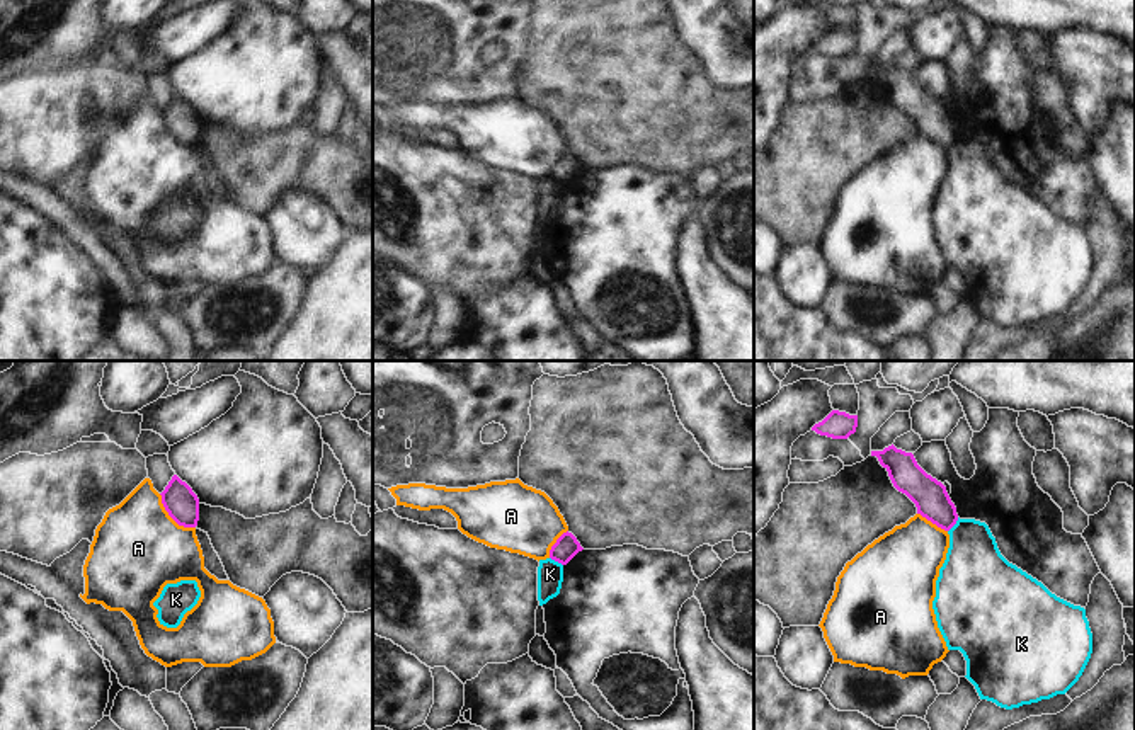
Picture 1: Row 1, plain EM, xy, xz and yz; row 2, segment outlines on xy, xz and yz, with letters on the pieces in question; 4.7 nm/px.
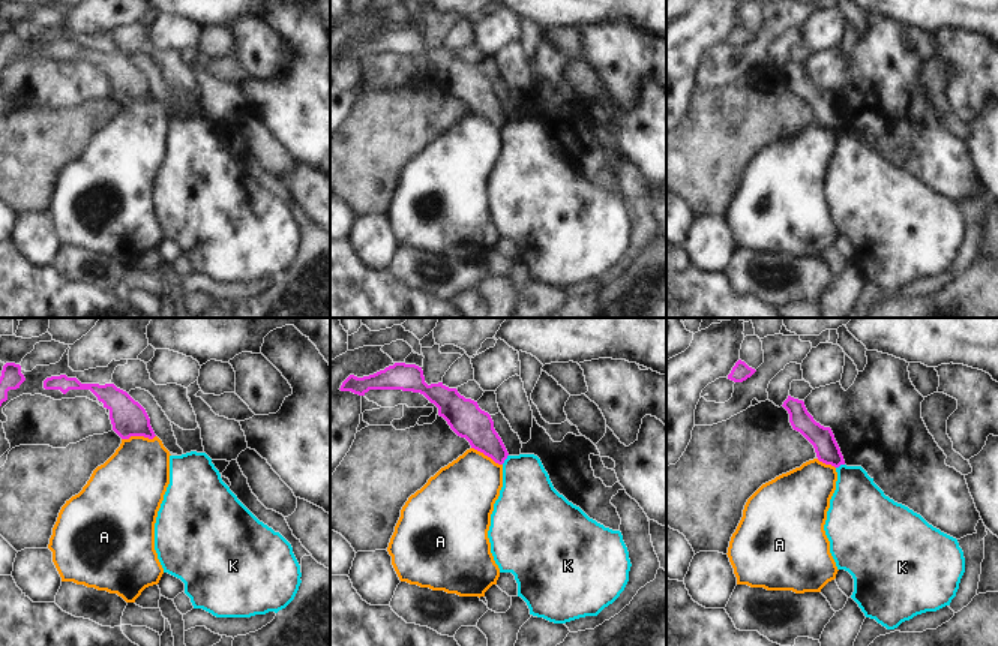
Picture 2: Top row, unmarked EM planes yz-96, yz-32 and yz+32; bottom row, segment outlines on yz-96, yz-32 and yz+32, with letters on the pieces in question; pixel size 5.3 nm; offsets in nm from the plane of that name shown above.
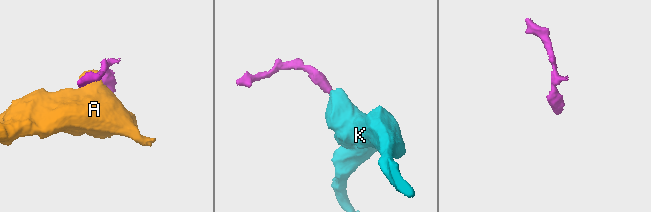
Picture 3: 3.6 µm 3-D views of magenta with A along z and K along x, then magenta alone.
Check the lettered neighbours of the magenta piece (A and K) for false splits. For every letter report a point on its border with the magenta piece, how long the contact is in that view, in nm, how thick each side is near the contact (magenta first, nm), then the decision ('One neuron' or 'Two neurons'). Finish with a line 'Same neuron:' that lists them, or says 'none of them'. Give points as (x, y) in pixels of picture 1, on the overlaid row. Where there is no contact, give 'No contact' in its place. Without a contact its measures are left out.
A: Touches magenta at xy (172, 518). Shared border 240 nm. Thickness 160 nm (magenta) against 420 nm. Two neurons
K: Touches magenta at yz (955, 523). Shared border 90 nm. Thickness 160 nm (magenta) against 300 nm. Two neurons
Same neuron: none of them

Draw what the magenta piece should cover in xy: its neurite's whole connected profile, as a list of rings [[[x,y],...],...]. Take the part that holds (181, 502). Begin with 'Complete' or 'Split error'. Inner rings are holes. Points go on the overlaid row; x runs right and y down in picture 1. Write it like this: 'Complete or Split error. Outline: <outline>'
Complete. Outline: [[[174,475],[160,495],[165,510],[179,526],[197,526],[199,499],[185,482]]]

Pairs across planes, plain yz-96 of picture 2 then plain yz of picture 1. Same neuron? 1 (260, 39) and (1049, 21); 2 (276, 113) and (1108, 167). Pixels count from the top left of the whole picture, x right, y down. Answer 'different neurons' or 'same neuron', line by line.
1: different neurons
2: same neuron

